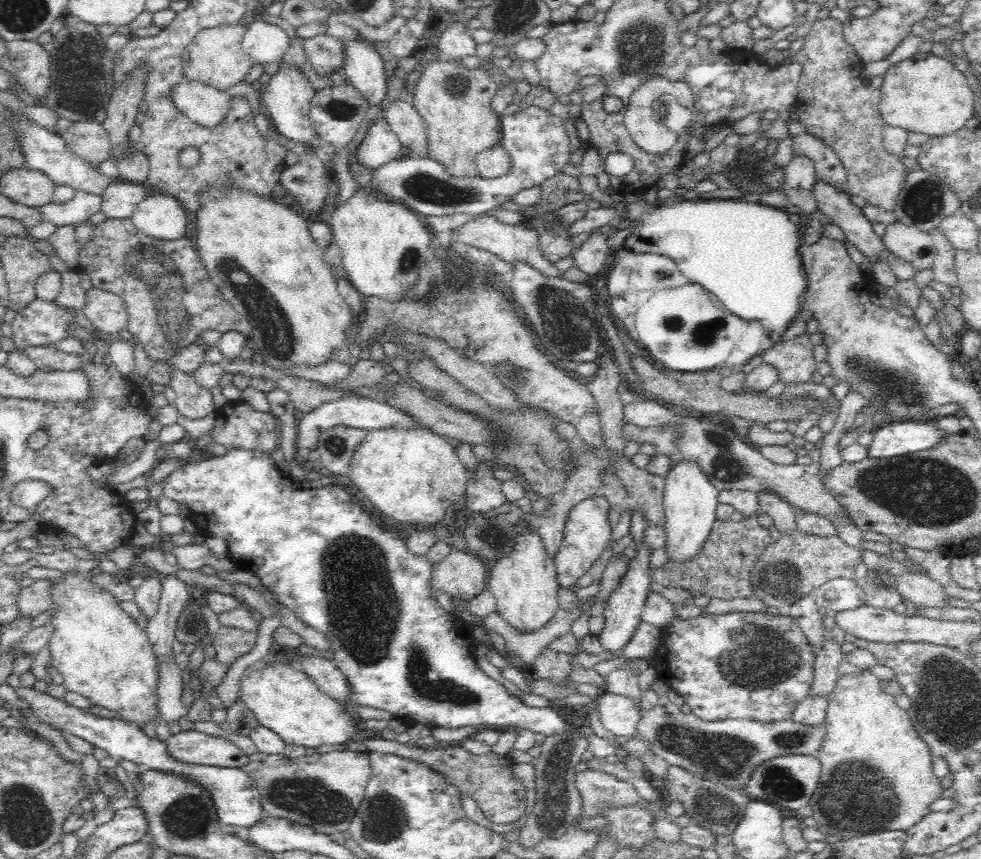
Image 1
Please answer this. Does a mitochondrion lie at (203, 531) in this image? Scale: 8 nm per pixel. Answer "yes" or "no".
no

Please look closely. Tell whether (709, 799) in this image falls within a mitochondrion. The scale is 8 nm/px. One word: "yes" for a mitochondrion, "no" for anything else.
yes

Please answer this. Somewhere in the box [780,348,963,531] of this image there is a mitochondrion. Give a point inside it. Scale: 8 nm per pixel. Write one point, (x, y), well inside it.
(901, 387)

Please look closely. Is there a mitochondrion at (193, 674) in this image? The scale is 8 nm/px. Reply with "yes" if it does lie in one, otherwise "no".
no

